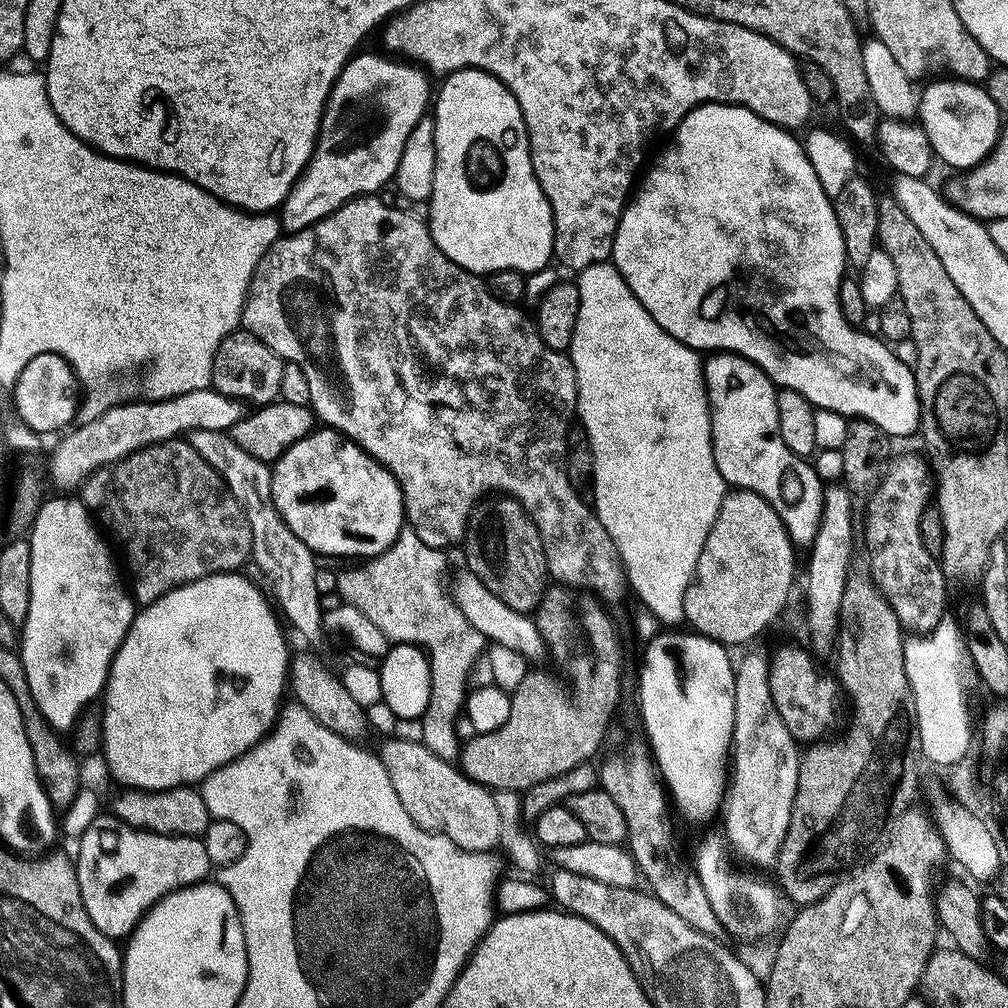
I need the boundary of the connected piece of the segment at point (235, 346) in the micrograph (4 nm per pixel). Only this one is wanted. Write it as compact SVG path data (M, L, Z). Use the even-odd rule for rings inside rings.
M237 330L226 338L226 342L222 342L214 358L212 388L223 396L229 396L231 400L247 402L249 405L252 403L252 406L275 404L280 400L284 366L285 361L278 354L274 354L270 346L266 346L248 332Z

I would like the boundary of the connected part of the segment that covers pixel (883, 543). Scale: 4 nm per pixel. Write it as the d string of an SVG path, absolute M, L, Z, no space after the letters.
M923 455L900 456L894 460L887 465L884 475L880 478L880 484L867 501L868 517L865 518L864 524L862 520L862 544L863 547L864 544L868 547L867 567L870 569L871 578L880 589L880 593L890 602L894 614L900 619L901 628L912 634L931 634L936 631L938 625L945 623L944 611L948 608L950 587L941 561L932 556L923 545L920 530L923 514L934 500L934 473Z

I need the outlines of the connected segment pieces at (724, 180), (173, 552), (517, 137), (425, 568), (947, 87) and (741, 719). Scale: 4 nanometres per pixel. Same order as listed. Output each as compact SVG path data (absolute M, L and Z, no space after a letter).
M705 104L702 108L695 108L676 129L674 139L676 141L657 158L656 165L647 169L648 177L647 172L643 177L644 189L640 193L637 191L634 198L629 199L624 216L620 219L611 258L611 263L615 264L630 290L634 290L638 302L646 306L650 318L654 318L654 322L658 322L658 326L662 326L666 334L696 352L735 354L746 358L751 364L757 364L777 389L802 394L802 398L808 399L817 410L832 411L853 421L865 420L889 438L894 438L897 432L902 436L912 436L915 432L917 435L922 428L922 417L919 411L914 410L914 405L920 399L916 389L915 371L900 362L895 351L879 335L867 336L864 333L866 331L852 327L843 317L839 292L846 279L844 271L849 271L850 268L846 242L835 214L833 197L822 190L822 182L818 182L818 174L810 162L807 147L801 141L799 144L793 133L758 118L758 114L754 114L749 108L727 104Z
M183 439L155 444L127 456L119 464L101 468L82 486L82 499L85 508L98 517L99 523L105 529L112 528L113 534L120 539L128 555L128 568L133 576L130 592L137 605L158 602L166 594L208 576L239 573L243 569L240 567L252 560L250 522L242 506L219 473Z
M475 70L454 72L443 84L444 89L439 89L434 100L438 162L430 201L430 227L438 250L458 266L477 274L542 271L554 260L556 227L550 202L534 174L528 127L514 94L489 72Z
M405 530L400 533L399 538L378 557L369 559L361 568L352 568L340 576L340 597L345 604L354 606L370 618L382 634L391 640L393 645L412 644L417 645L430 657L432 668L432 693L430 694L429 708L426 710L422 725L424 725L424 736L422 743L438 758L449 762L455 761L462 751L462 739L456 727L466 712L470 685L468 679L476 668L476 663L481 663L486 652L486 641L474 626L462 614L462 610L456 605L453 593L444 589L444 575L448 572L448 560L439 552L439 547L433 546L415 530Z
M940 78L925 88L918 100L918 123L930 138L935 159L963 170L980 167L992 155L1002 131L1001 112L986 88L955 78Z
M752 652L736 668L736 705L734 706L734 775L726 792L726 807L723 809L724 828L728 831L727 843L731 851L753 864L753 869L777 867L780 851L790 830L790 822L796 805L800 785L800 761L802 748L790 734L790 726L782 722L778 706L774 706L774 694L770 694L769 657Z

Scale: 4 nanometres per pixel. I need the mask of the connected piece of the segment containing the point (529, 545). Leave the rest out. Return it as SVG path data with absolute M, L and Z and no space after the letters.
M500 494L477 504L472 514L472 521L468 524L468 535L462 547L464 547L464 556L468 559L467 571L474 573L486 586L486 590L490 590L490 594L506 602L510 610L525 614L535 613L544 600L545 591L550 584L548 559L538 526L518 501L513 500L511 496Z

